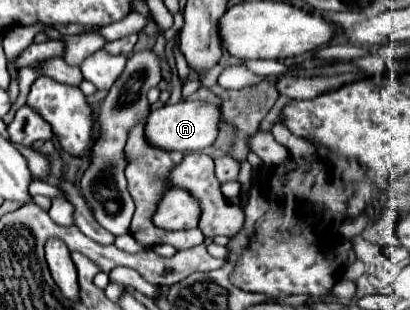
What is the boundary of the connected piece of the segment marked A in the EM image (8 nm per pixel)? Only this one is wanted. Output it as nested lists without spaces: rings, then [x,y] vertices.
[[[186,100],[178,102],[174,106],[166,104],[162,108],[154,108],[146,122],[146,138],[152,146],[162,150],[178,150],[178,152],[198,152],[214,144],[218,136],[218,124],[220,124],[220,108],[216,104],[204,102],[204,100]]]

